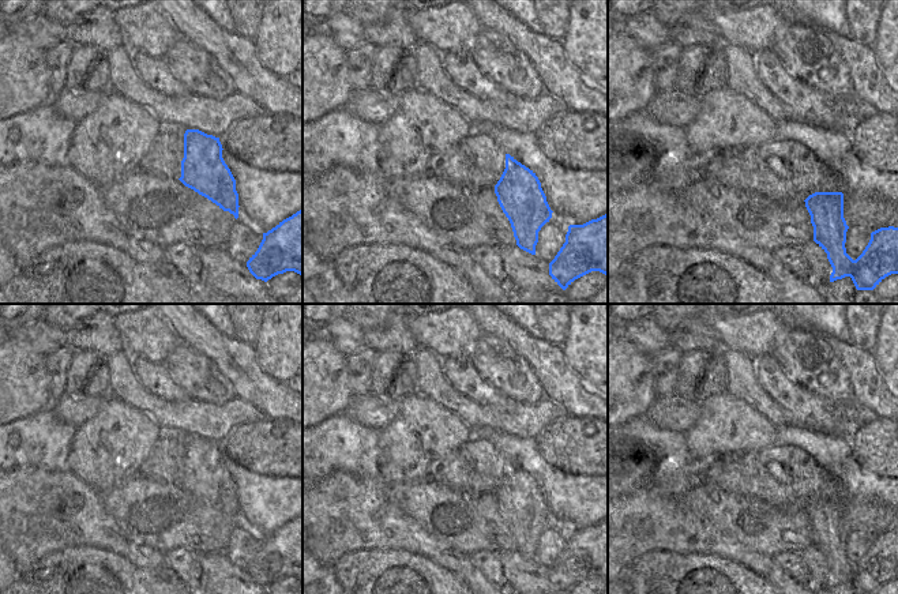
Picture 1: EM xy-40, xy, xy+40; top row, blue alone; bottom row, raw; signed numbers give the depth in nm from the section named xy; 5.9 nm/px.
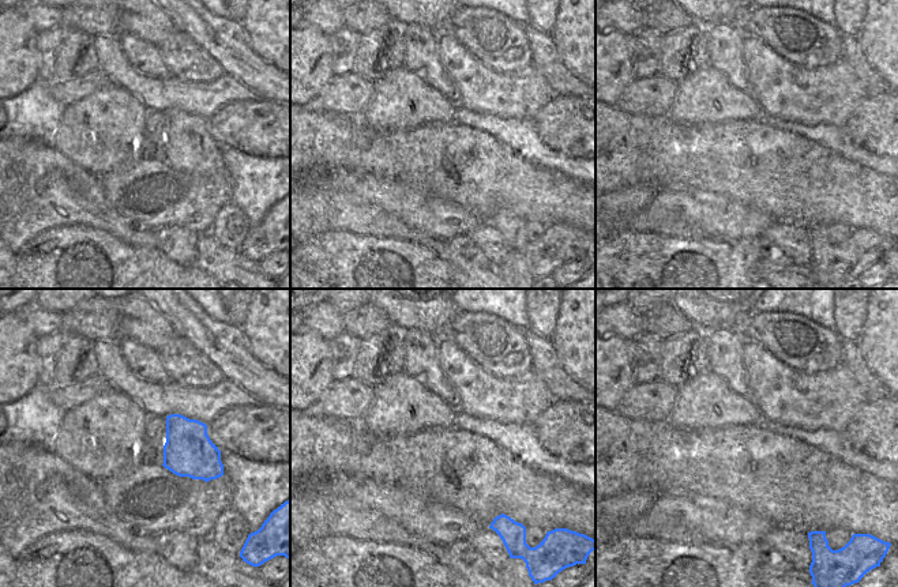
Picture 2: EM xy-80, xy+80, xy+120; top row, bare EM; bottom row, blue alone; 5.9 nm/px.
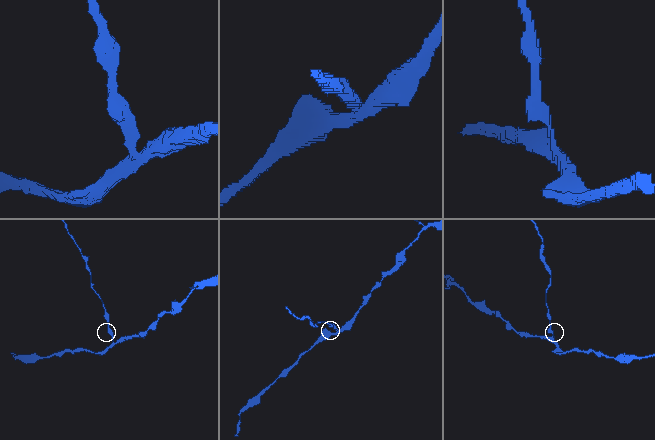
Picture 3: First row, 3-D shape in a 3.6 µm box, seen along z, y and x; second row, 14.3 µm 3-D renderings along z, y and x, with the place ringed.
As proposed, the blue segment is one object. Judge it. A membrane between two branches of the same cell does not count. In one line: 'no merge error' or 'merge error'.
merge error

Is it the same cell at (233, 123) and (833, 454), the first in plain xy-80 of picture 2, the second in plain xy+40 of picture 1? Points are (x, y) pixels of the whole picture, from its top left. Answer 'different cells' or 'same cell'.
different cells

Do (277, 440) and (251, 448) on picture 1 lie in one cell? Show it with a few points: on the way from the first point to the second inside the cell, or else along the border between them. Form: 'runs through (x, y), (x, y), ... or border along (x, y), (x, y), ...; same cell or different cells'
runs through (270, 447), (258, 447); same cell

